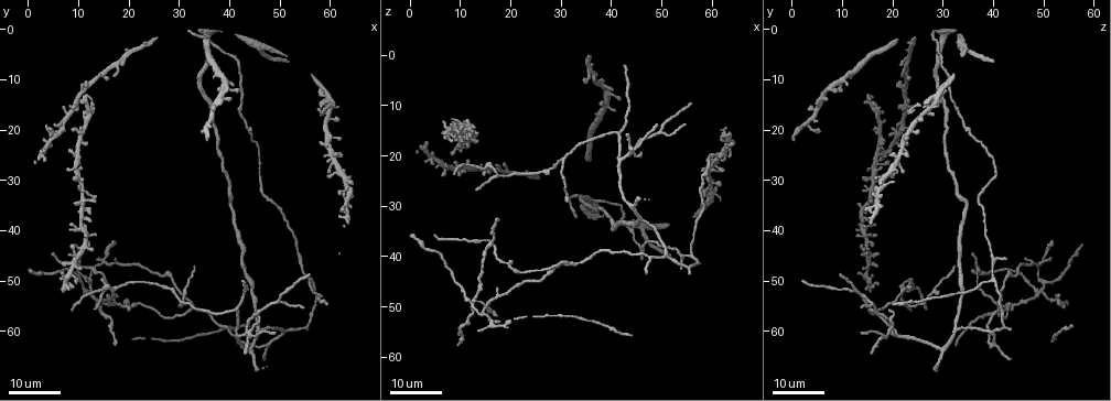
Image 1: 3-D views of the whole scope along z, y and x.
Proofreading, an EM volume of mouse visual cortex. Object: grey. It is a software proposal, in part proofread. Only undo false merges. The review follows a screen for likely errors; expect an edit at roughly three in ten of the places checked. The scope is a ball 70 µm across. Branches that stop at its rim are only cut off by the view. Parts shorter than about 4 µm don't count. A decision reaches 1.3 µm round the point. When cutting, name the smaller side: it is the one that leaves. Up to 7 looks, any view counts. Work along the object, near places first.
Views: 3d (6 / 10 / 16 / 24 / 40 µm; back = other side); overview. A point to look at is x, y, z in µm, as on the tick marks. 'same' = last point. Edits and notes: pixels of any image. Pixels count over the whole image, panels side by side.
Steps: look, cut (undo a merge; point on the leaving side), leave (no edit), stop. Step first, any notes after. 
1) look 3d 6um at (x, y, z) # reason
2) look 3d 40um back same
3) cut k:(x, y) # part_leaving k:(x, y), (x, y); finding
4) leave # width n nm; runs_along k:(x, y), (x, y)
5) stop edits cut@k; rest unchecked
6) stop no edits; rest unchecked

look 3d 16um at (49.5, 54.0, 15.0) # branch point

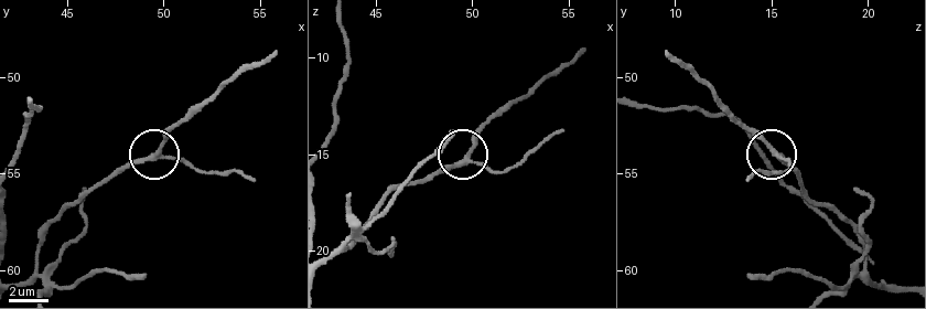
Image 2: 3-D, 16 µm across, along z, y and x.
look 3d 6um at (49.8, 53.9, 15.1)

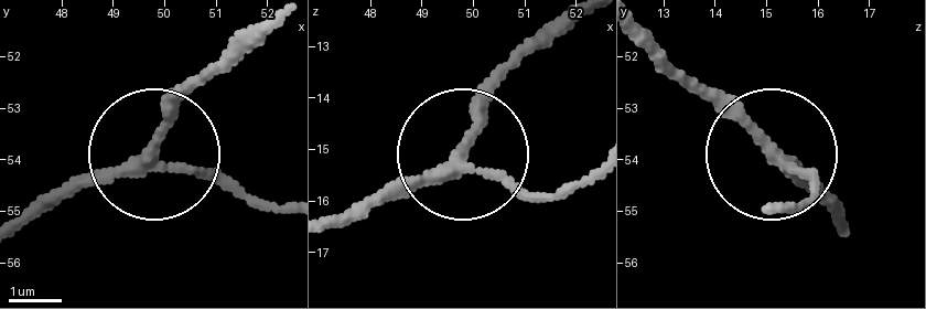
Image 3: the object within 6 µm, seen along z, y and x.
leave # arms 3; runs_along 3:(29, 226), (155, 164), (248, 195); one neuron here

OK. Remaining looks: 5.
look 3d 24um at (43.0, 60.0, 19.5) # four arms meet

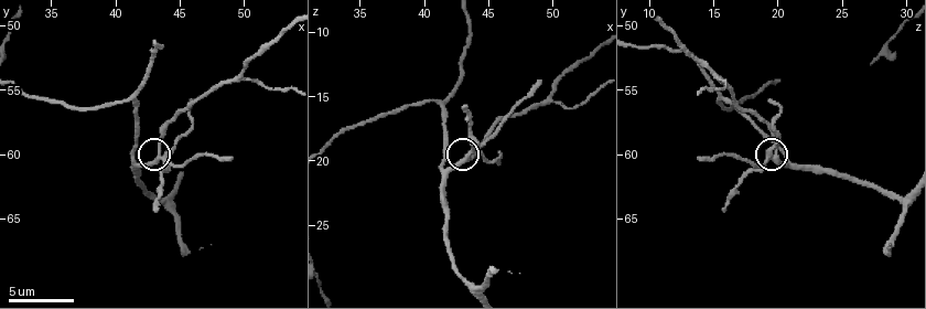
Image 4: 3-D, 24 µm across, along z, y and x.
look 3d 6um at (43.6, 60.0, 19.8)

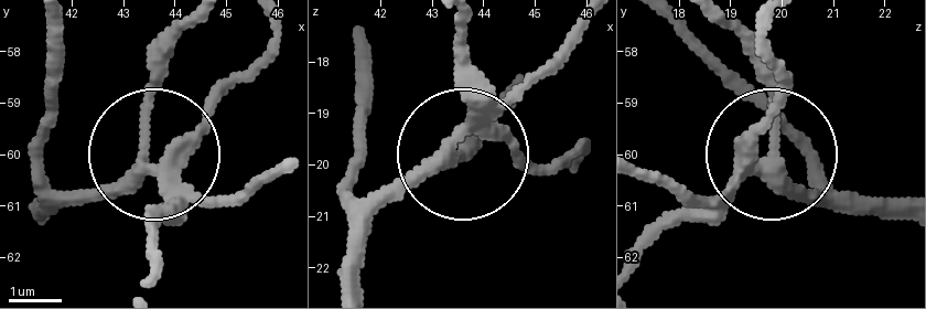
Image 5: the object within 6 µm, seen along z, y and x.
cut 5:(153, 225) # arms 4; part_leaving 5:(176, 171), (268, 18); a second neuron is stuck on

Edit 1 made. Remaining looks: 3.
look overview # redraw

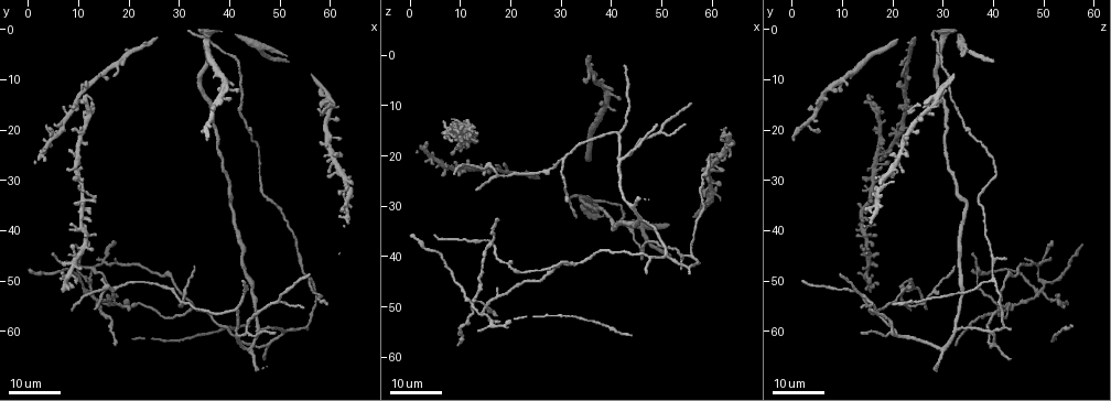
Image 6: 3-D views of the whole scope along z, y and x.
look 3d 24um at (41.5, 55.5, 15.5) # three arms meet

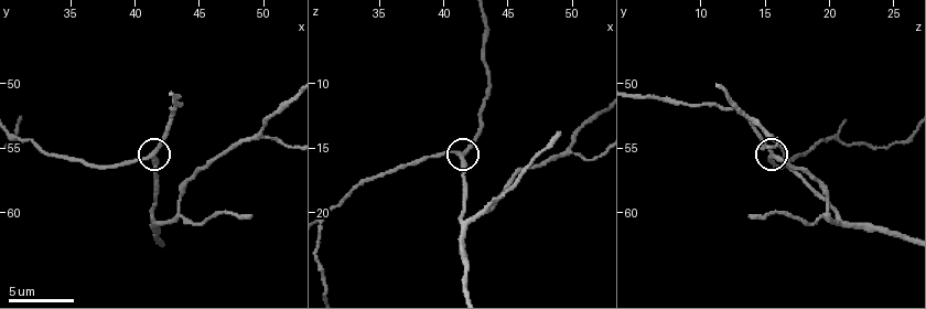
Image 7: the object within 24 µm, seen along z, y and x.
look 3d 6um at (41.4, 55.6, 15.4) # zoom in

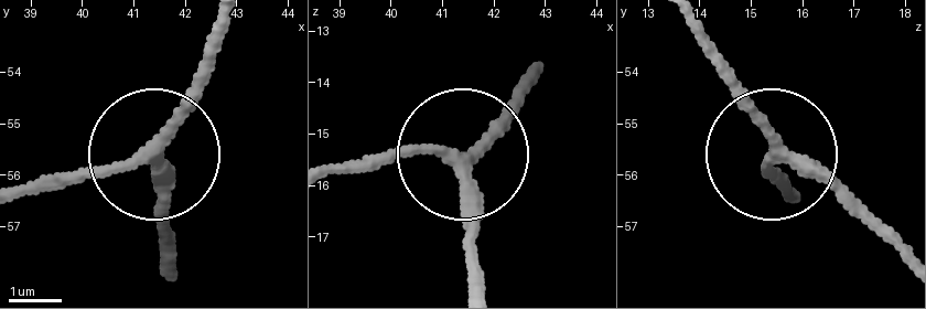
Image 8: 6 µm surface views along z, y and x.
leave # side_arm 17 um; runs_along 8:(158, 257), (158, 151), (219, 51); continuous, no second neuron

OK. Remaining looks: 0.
stop edits cut@5; rest unchecked

